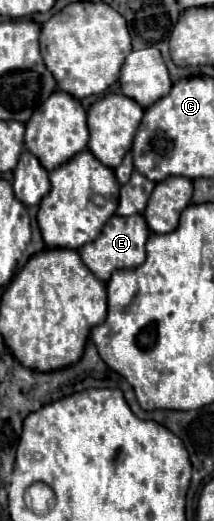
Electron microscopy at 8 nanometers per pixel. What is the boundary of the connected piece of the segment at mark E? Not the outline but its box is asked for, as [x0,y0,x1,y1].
[78,215,150,281]

